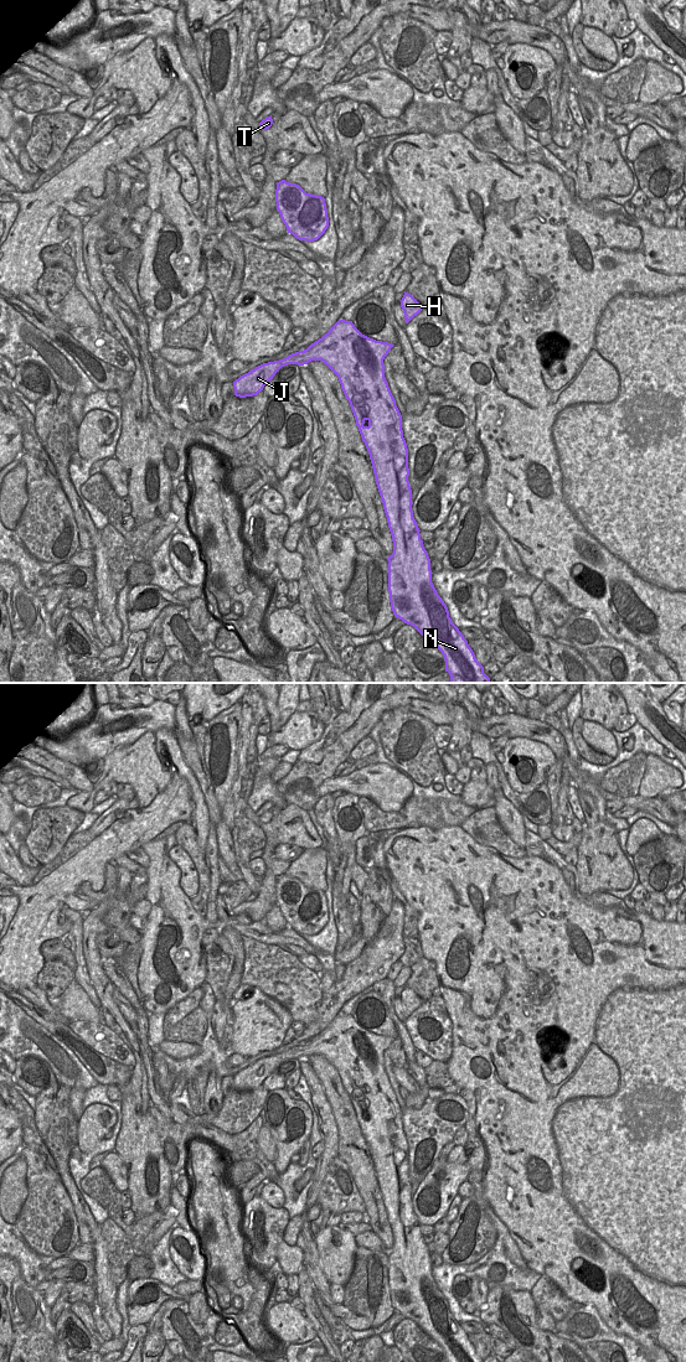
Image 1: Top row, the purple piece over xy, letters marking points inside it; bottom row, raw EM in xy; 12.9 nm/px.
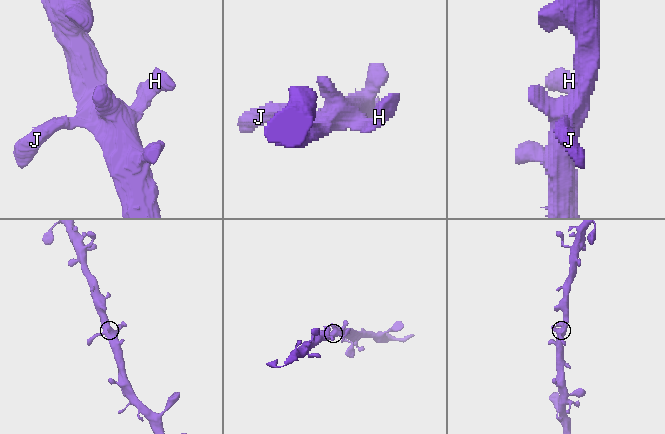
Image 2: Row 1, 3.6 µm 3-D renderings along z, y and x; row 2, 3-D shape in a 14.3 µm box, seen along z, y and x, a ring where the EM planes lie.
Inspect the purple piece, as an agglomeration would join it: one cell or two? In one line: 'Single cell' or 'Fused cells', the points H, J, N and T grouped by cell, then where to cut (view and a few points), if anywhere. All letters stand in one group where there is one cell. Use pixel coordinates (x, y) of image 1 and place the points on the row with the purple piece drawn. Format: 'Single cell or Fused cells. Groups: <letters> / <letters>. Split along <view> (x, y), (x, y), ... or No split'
Single cell. Groups: H J N T. No split.

